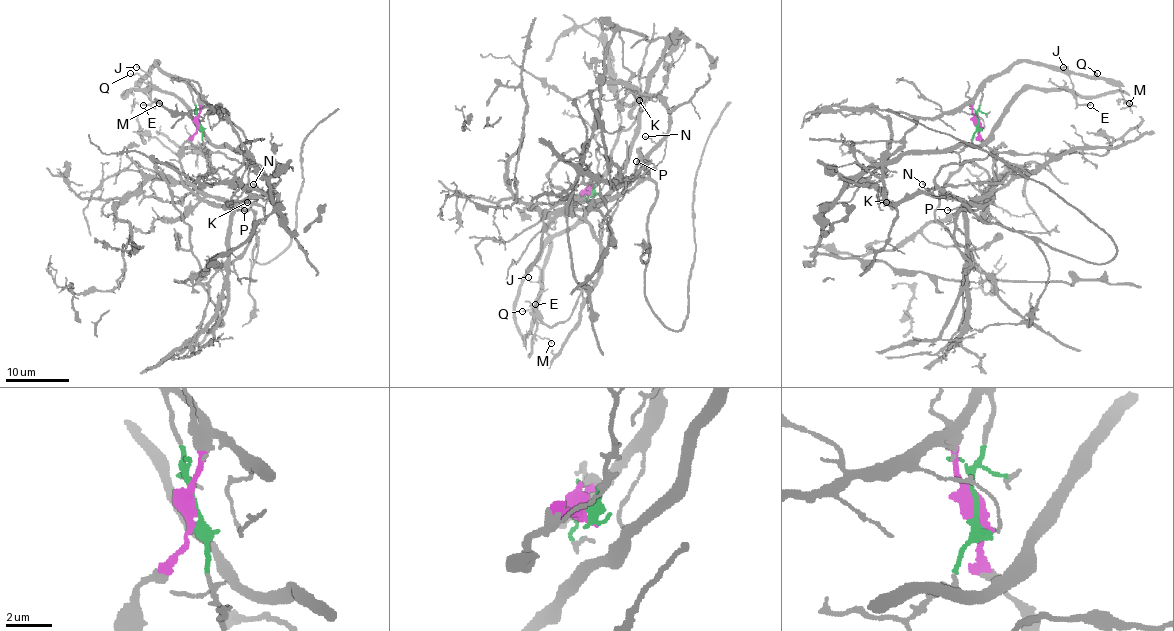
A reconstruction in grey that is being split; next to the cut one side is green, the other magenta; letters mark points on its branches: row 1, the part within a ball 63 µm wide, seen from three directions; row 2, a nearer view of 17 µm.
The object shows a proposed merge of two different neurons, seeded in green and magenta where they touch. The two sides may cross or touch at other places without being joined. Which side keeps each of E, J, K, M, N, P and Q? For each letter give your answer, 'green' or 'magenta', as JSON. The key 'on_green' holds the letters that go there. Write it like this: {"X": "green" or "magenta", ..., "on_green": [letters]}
{"E": "green", "J": "green", "K": "magenta", "M": "green", "N": "magenta", "P": "magenta", "Q": "green", "on_green": ["E", "J", "M", "Q"]}

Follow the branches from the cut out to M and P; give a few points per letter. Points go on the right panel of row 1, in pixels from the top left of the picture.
M: (978, 123), (982, 86), (1014, 63), (1036, 61), (1090, 77), (1108, 78), (1119, 88), (1128, 104)
P: (978, 123), (978, 137), (992, 156), (993, 188), (985, 196), (947, 210)

